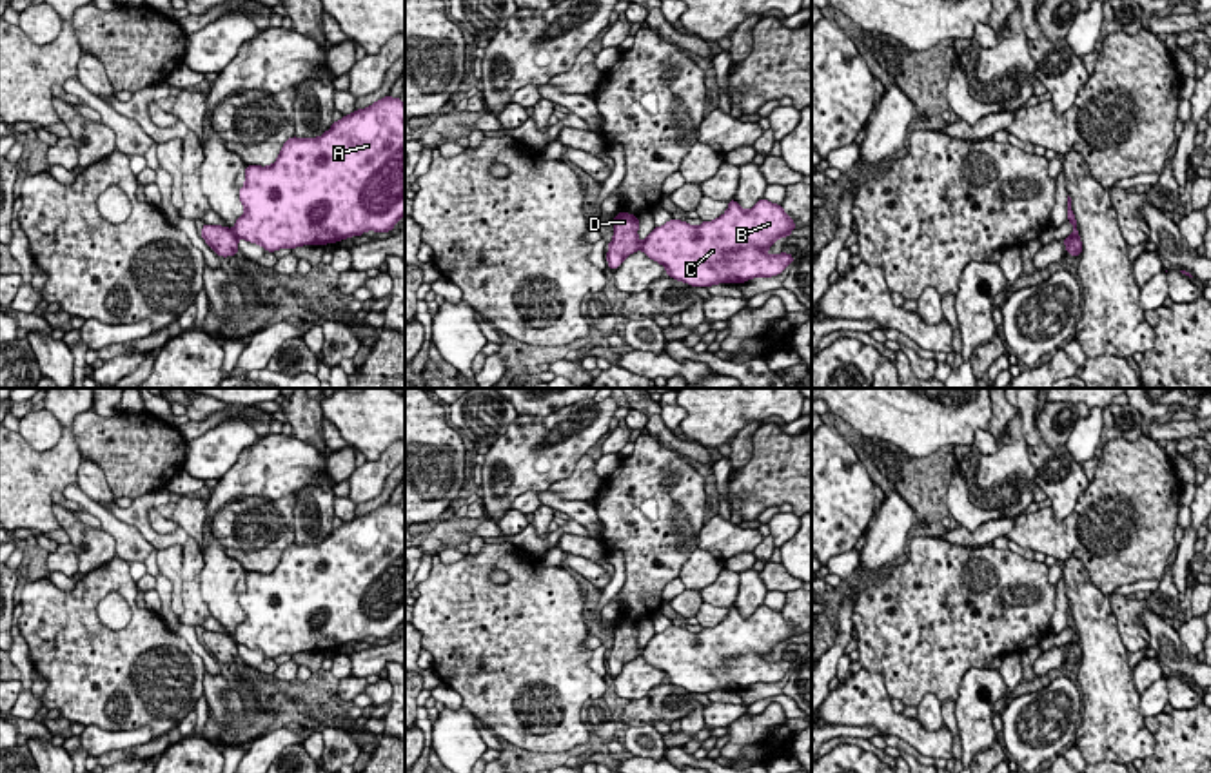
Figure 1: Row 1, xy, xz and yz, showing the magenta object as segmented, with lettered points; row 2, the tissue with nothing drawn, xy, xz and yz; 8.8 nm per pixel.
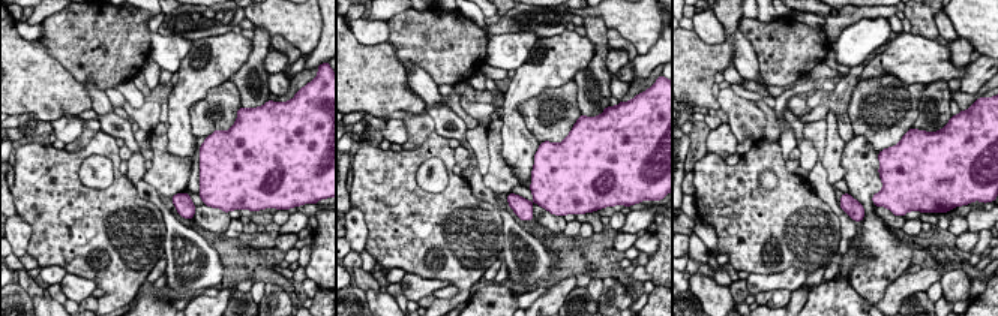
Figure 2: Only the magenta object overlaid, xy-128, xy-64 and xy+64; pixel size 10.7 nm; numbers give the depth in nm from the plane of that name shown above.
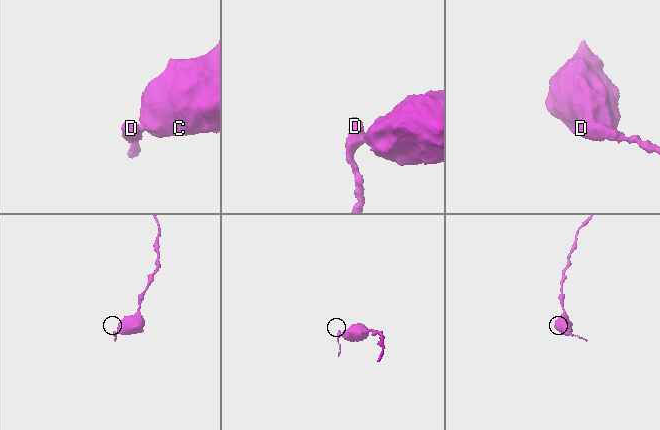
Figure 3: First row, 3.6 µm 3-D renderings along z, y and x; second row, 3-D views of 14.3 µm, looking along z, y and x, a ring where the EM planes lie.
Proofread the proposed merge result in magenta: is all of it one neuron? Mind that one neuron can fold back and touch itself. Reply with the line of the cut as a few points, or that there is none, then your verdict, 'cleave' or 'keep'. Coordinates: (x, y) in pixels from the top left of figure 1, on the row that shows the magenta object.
cut in xy along (233, 231), (236, 238); cleave

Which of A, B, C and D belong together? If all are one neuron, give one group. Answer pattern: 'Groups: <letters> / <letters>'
Groups: A B C / D

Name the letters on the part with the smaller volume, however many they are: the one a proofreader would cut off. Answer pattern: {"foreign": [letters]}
{"foreign": ["D"]}

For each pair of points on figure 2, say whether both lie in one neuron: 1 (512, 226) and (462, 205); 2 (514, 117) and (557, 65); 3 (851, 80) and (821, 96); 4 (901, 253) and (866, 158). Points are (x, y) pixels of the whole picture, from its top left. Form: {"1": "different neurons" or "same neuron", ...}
{"1": "different neurons", "2": "same neuron", "3": "same neuron", "4": "same neuron"}

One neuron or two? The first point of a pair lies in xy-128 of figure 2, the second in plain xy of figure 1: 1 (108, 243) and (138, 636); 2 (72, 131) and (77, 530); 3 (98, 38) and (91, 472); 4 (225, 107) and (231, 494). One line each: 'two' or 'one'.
1: one
2: two
3: two
4: two

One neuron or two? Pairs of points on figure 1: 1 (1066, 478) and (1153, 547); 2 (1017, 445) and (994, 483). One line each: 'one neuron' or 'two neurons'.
1: two neurons
2: one neuron

